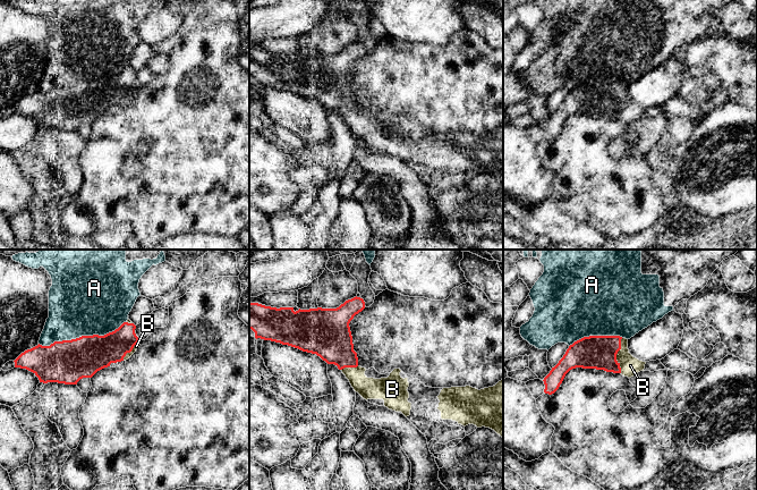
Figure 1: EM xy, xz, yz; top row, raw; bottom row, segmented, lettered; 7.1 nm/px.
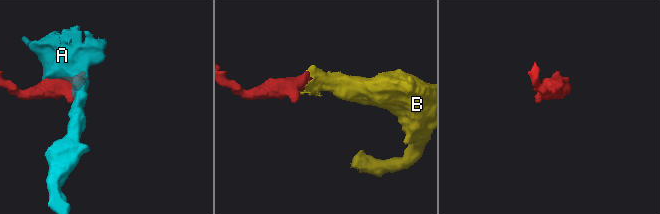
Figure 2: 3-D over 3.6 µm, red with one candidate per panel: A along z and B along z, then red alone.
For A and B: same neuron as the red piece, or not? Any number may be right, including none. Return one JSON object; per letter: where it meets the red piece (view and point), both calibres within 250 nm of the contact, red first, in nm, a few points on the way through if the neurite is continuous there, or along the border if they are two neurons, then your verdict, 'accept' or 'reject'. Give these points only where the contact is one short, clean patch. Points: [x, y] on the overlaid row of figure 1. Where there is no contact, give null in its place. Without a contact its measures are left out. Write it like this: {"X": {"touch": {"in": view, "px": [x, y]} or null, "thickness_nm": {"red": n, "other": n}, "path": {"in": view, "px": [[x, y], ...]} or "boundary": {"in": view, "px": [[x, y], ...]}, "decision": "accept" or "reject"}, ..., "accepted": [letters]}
{"A": {"touch": {"in": "xy", "px": [82, 336]}, "thickness_nm": {"red": 300, "other": 500}, "decision": "reject"}, "B": {"touch": {"in": "yz", "px": [615, 355]}, "thickness_nm": {"red": 240, "other": 140}, "decision": "accept"}, "accepted": ["B"]}

